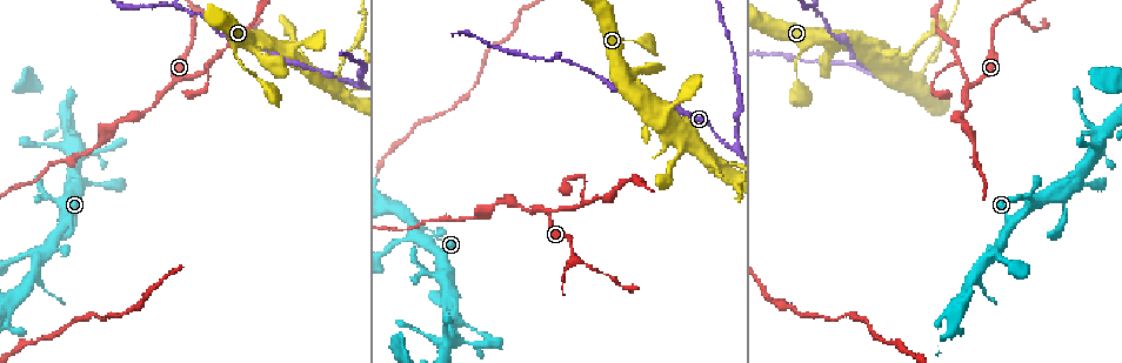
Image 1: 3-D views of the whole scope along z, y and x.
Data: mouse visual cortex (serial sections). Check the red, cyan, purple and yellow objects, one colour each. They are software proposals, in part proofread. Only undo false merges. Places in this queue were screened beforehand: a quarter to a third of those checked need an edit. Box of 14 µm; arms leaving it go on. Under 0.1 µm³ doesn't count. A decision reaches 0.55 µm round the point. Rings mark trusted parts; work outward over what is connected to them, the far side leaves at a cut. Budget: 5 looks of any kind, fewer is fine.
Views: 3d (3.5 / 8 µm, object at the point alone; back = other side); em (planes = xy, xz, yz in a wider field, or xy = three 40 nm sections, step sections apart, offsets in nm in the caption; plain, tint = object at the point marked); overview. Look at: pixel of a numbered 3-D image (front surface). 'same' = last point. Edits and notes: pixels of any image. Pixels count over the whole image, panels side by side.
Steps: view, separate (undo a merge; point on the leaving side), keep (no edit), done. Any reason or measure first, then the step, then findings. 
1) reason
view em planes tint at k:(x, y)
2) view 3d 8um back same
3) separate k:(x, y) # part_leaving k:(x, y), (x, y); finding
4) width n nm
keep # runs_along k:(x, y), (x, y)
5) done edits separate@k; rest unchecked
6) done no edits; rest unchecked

thin neck
view 3d 3.5um at 1:(816, 11)

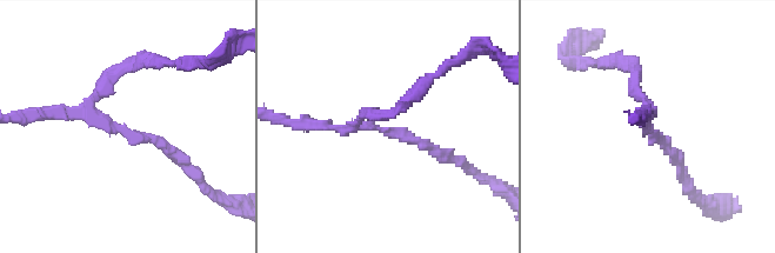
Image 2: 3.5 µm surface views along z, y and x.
arms 3; arm_widths 150, 150, 150 nm; need the tissue
view em xy step 1 tint at 2:(111, 129)

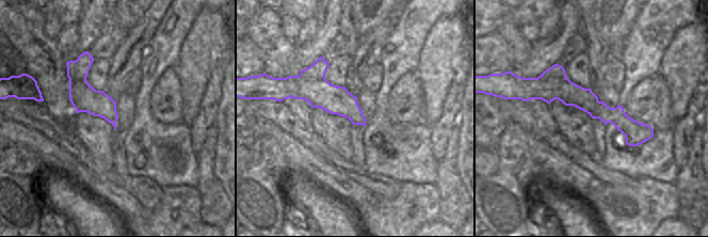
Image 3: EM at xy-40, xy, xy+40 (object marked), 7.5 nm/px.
separate 2:(117, 68) # two cells meet here

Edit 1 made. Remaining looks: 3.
abrupt turn
view em xy step 2 tint at 1:(732, 149)

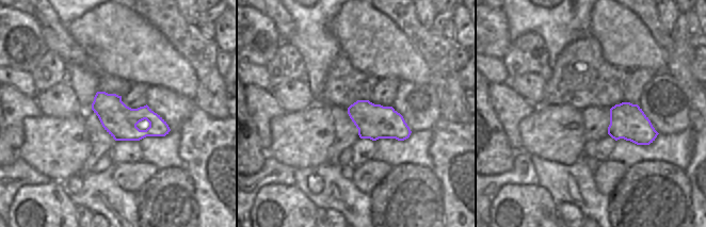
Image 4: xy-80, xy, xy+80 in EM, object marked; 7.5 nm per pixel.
wider look
view 3d 3.5um back same

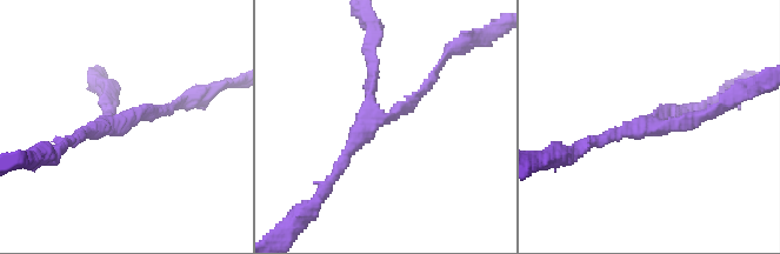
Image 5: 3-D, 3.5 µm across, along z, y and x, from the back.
width 260 nm
keep # runs_along 5:(175, 102), (121, 128), (107, 111); all the same cell

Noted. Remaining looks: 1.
done edits separate@2; rest unchecked

